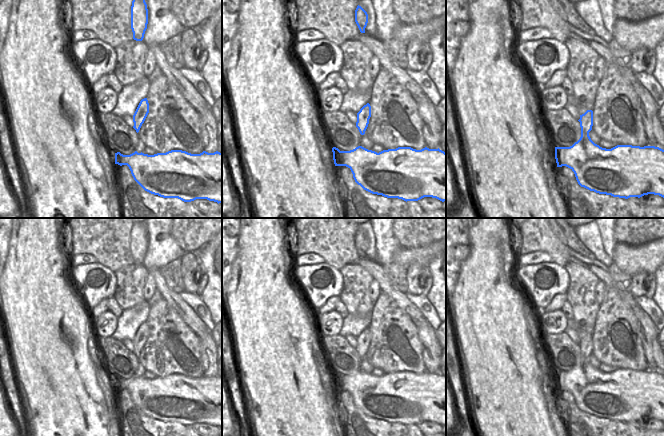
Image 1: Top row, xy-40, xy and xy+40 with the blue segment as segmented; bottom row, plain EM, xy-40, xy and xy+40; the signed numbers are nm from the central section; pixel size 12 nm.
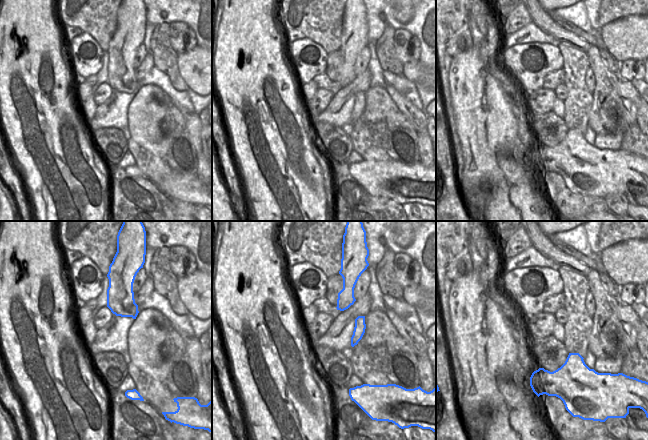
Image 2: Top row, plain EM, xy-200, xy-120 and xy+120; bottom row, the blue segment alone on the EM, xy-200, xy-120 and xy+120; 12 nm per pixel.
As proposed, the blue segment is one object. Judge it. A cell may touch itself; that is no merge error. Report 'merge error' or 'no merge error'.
no merge error

